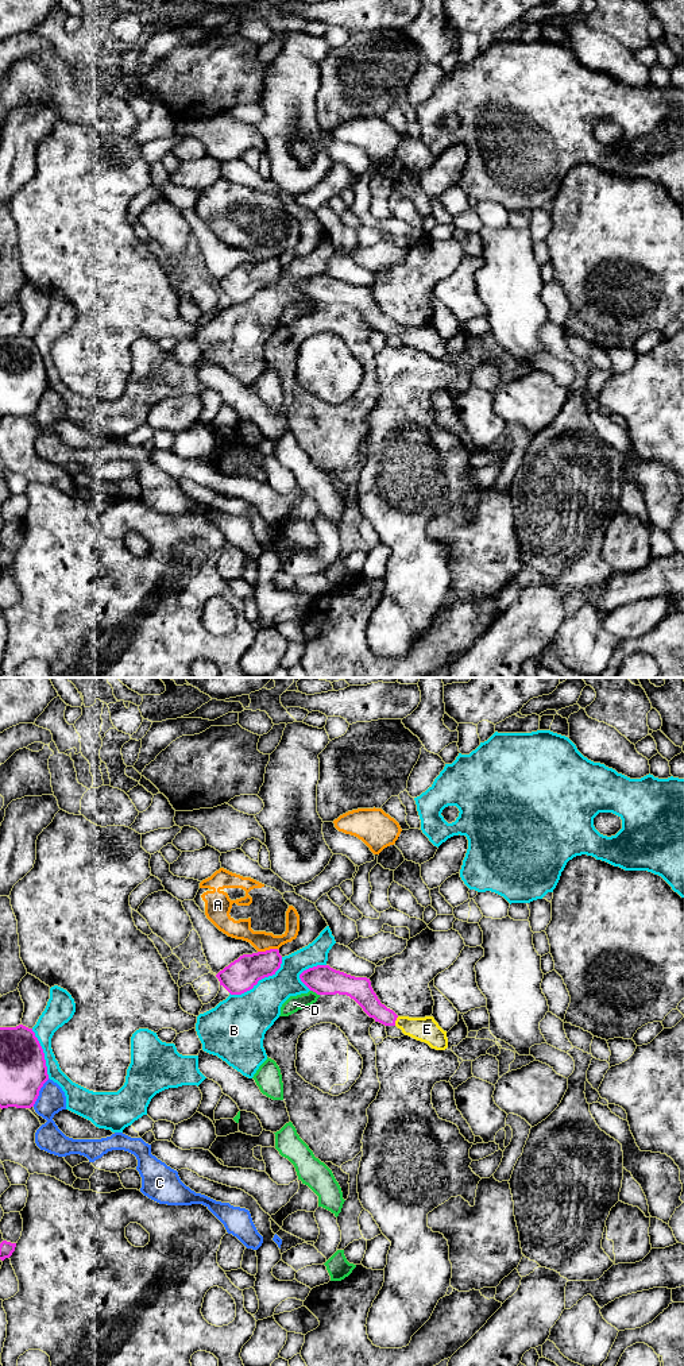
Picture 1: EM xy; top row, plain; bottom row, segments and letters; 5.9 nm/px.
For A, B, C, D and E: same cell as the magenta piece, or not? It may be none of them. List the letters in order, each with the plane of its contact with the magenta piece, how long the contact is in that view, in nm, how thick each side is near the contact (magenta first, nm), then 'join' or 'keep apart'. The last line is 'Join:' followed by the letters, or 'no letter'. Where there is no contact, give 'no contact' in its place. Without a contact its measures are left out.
A: contact in xy; length 120 nm; calibres 190 and 120 nm; keep apart
B: contact in xy; length 380 nm; calibres 190 and 300 nm; keep apart
C: contact in xy; length 190 nm; calibres 280 and 170 nm; keep apart
D: contact in xy; length 70 nm; calibres 180 and 90 nm; keep apart
E: contact in xy; length 60 nm; calibres 130 and 150 nm; join
Join: E

